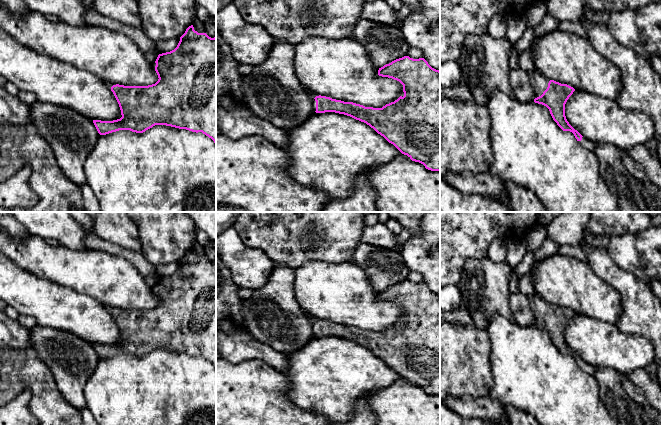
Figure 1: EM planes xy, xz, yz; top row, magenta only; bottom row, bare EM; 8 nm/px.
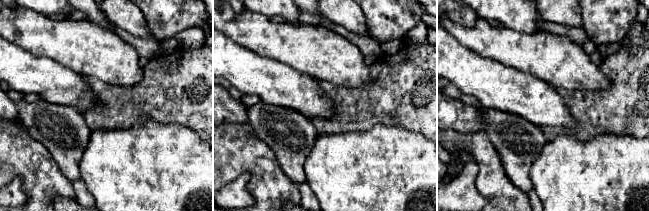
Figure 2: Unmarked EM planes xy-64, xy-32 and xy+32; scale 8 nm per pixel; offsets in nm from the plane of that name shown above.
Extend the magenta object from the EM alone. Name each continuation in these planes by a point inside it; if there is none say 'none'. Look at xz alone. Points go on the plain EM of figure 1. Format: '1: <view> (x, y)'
none

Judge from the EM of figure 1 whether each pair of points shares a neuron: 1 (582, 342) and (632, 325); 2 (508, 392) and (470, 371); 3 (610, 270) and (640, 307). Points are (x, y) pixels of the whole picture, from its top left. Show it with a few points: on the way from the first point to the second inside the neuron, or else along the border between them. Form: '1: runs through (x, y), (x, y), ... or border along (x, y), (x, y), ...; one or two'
1: border along (615, 324), (621, 331), (633, 333), (641, 337); two
2: border along (491, 361), (492, 388), (488, 395); two
3: runs through (619, 279), (637, 298); one

